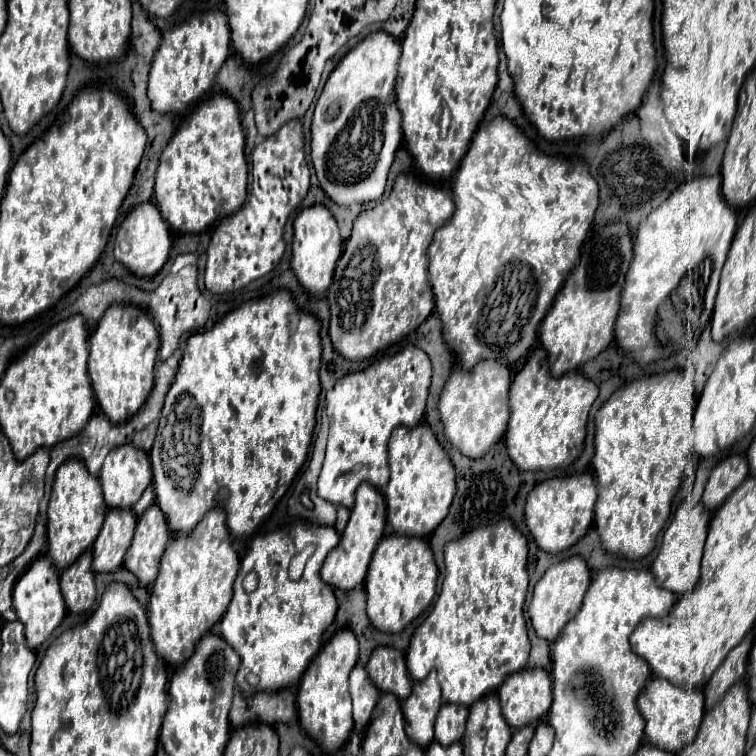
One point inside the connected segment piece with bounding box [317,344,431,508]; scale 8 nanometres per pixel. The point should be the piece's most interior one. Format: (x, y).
(363, 408)

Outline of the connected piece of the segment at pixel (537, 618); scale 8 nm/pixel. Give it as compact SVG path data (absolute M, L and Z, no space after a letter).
M581 556L565 558L559 564L553 564L551 568L547 568L547 572L539 578L539 582L533 588L531 604L527 610L529 618L531 618L531 626L539 638L545 638L547 642L557 640L563 626L573 616L577 616L589 584L591 584L591 570L587 568L587 562Z

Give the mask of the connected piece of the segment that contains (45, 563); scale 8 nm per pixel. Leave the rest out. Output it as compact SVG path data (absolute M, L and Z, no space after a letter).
M45 554L39 556L39 560L35 560L35 564L31 564L23 572L23 576L15 582L13 608L15 608L17 620L25 626L27 646L33 650L41 646L49 638L49 634L61 624L65 616L65 602L63 602L63 594L59 588L59 570L55 568L49 556Z

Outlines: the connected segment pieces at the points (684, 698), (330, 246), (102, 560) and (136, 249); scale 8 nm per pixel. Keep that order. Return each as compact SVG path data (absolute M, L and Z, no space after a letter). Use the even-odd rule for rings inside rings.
M651 678L643 688L643 692L637 696L635 704L645 720L645 738L653 746L667 752L681 752L689 730L691 730L691 740L695 738L705 710L705 698L701 690L683 690L663 678Z
M313 204L309 208L303 208L297 214L293 222L293 262L291 264L297 280L311 296L319 298L325 294L327 286L333 280L333 270L341 256L341 248L343 248L343 242L339 236L337 222L323 204Z
M109 508L105 524L93 544L93 570L113 572L123 566L123 556L133 540L137 516L131 508Z
M151 202L135 206L121 222L115 236L115 258L137 276L155 276L167 262L169 248L171 248L169 226L163 220L159 208Z

